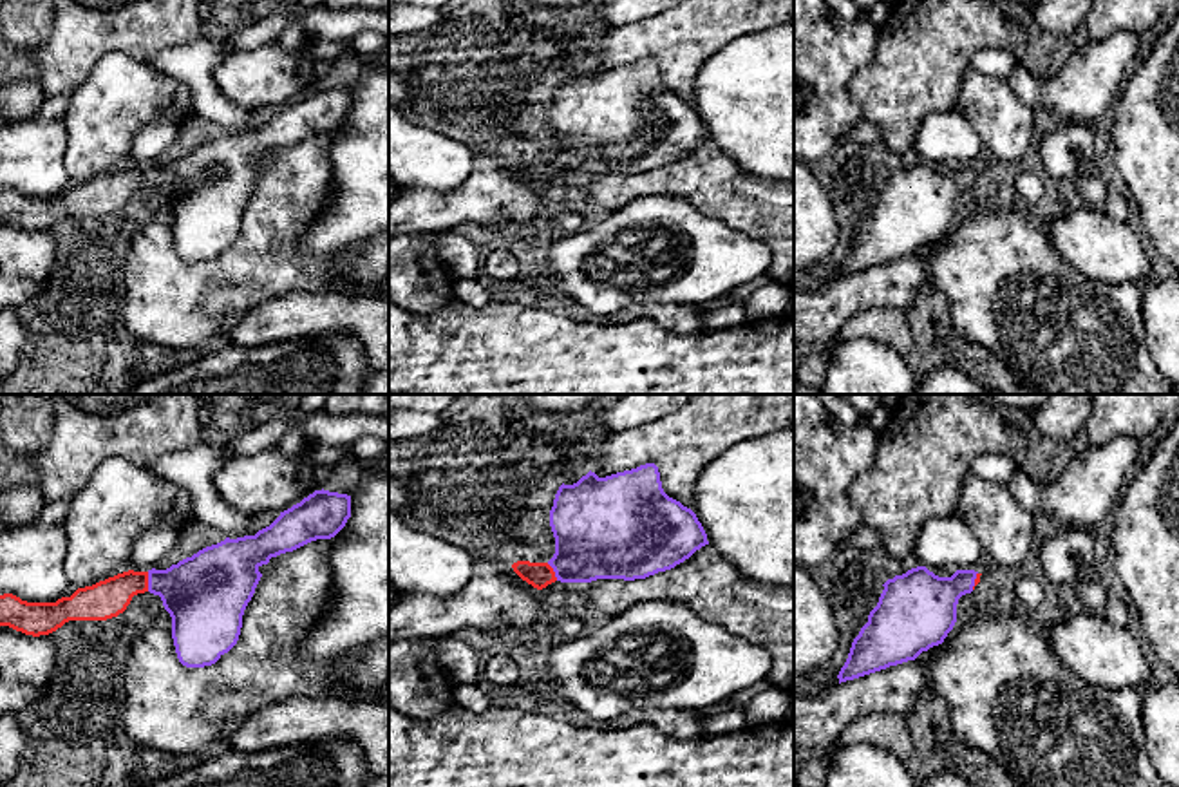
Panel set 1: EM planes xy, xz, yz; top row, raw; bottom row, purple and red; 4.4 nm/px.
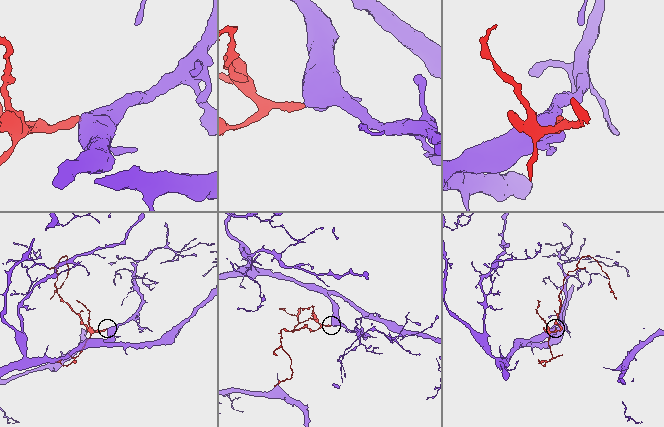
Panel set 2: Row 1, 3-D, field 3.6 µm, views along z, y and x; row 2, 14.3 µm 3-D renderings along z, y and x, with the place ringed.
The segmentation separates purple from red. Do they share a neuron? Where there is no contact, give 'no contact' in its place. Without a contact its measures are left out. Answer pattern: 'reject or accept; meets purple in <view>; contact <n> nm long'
accept; meets purple in xy; contact 90 nm long

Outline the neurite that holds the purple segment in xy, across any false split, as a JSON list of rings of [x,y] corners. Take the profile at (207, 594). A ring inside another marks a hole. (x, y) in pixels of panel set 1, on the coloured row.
[[[315,490],[300,503],[280,512],[280,516],[255,536],[224,541],[206,546],[172,564],[166,570],[123,572],[92,586],[78,588],[71,597],[56,602],[27,602],[13,593],[0,595],[0,626],[9,626],[25,635],[49,635],[69,621],[107,621],[127,610],[132,597],[150,592],[159,595],[172,617],[172,639],[177,659],[186,668],[215,664],[239,640],[242,615],[262,577],[259,568],[271,557],[293,552],[316,539],[335,537],[351,517],[351,496]]]

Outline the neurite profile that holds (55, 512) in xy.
[[[60,499],[54,503],[47,503],[42,514],[38,516],[36,523],[42,525],[54,525],[54,523],[63,523],[63,519],[69,514],[72,499]]]

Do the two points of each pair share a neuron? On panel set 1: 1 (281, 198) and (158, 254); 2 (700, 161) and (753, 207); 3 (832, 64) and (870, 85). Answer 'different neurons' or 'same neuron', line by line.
1: same neuron
2: same neuron
3: different neurons

